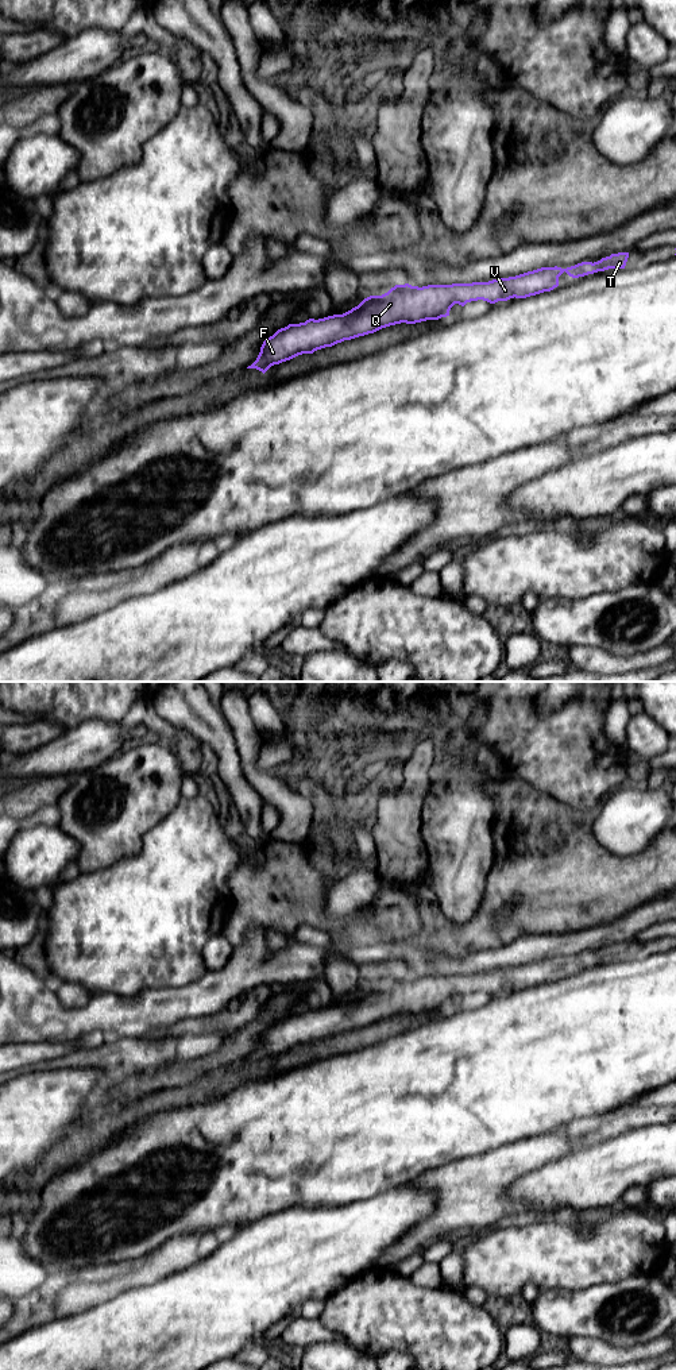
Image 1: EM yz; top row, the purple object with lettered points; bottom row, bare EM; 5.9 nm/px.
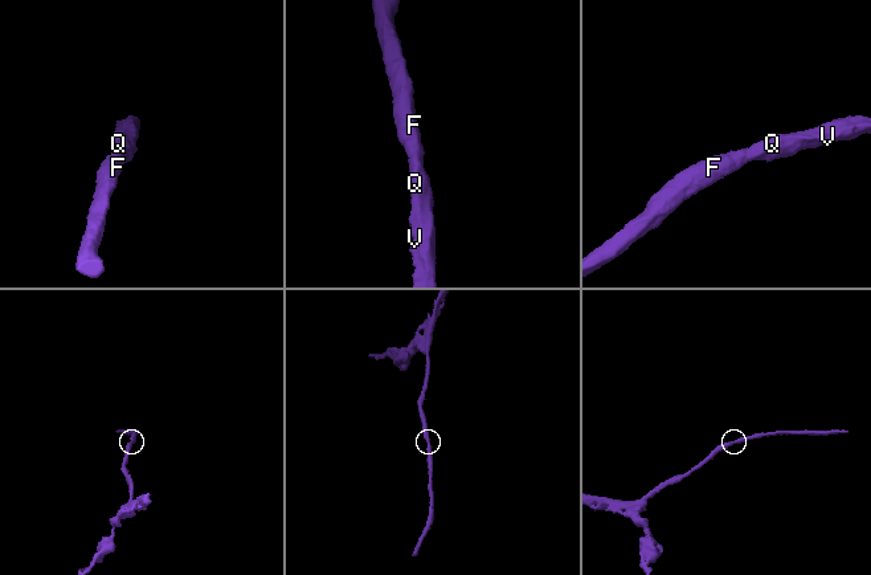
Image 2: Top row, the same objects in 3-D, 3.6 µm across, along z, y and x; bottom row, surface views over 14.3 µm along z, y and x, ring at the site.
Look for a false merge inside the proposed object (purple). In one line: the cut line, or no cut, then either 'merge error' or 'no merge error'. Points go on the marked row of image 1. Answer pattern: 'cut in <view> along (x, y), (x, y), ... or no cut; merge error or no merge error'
no cut; no merge error

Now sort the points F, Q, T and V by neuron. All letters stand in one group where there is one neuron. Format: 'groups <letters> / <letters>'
groups F Q T V

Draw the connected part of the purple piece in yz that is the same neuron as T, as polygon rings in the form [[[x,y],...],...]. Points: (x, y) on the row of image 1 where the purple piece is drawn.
[[[629,252],[611,254],[598,262],[582,262],[575,266],[541,267],[515,277],[497,278],[488,282],[452,283],[452,285],[428,285],[412,286],[409,283],[395,285],[382,296],[370,296],[358,306],[343,314],[333,314],[324,319],[309,319],[305,323],[289,324],[278,329],[273,336],[264,339],[256,360],[247,368],[256,368],[263,374],[274,364],[290,360],[302,354],[313,354],[317,350],[332,347],[344,340],[374,333],[382,328],[406,323],[416,324],[426,320],[439,320],[449,316],[455,304],[464,306],[467,302],[483,300],[490,304],[507,301],[510,298],[526,298],[544,292],[551,292],[559,286],[559,277],[565,271],[572,278],[584,277],[609,269],[625,269]]]

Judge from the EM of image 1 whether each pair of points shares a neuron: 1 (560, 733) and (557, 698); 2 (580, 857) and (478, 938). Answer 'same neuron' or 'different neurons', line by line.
1: different neurons
2: same neuron

